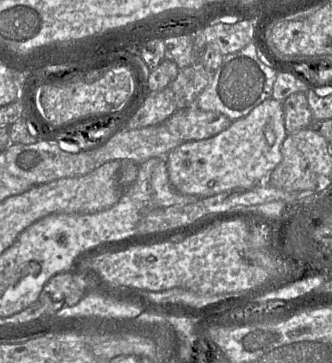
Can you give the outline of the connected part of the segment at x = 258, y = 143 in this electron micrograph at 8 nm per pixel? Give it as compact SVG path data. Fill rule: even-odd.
M268 98L217 135L185 141L169 152L166 163L170 182L179 192L198 197L252 189L263 183L281 162L281 146L287 135L283 102Z

